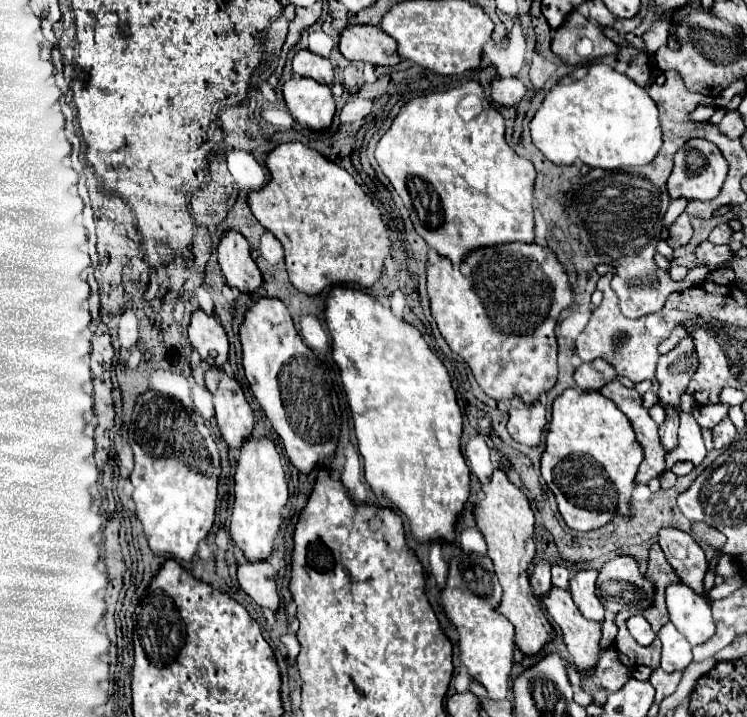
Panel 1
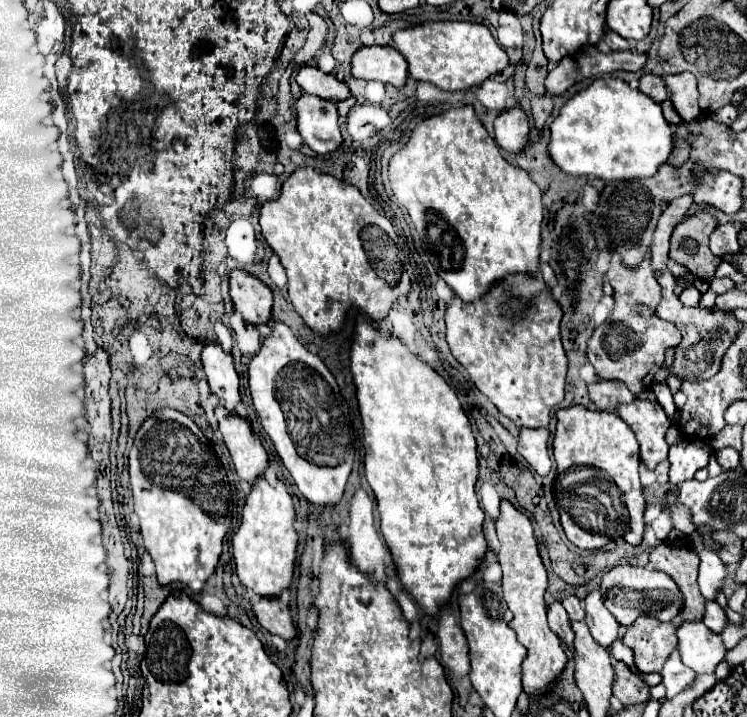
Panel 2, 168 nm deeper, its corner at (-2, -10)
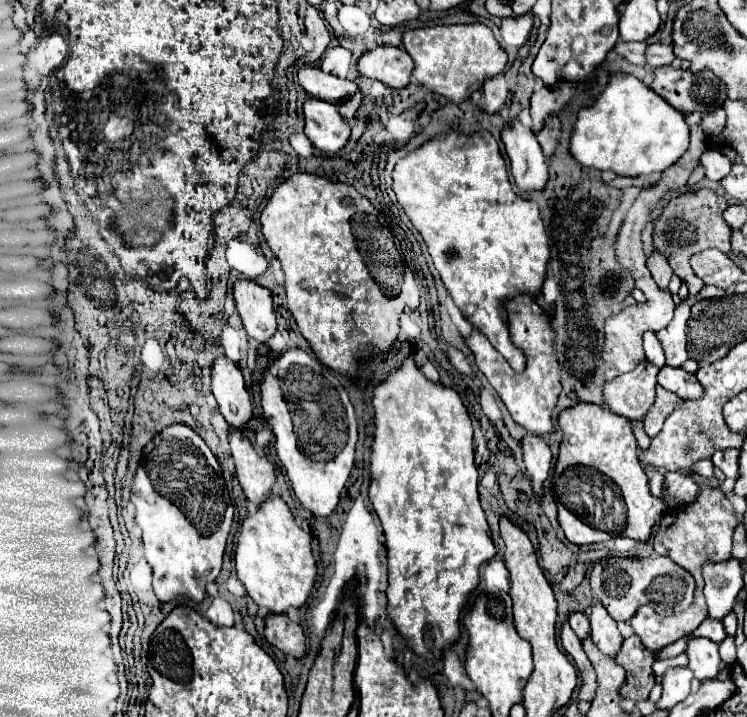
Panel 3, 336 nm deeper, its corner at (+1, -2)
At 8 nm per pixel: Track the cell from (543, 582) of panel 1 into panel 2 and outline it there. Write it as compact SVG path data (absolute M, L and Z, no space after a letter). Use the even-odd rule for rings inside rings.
M558 601L550 603L550 607L548 607L548 625L550 625L550 629L560 637L560 641L566 643L566 647L568 647L570 651L574 651L574 647L572 647L574 631L572 631L572 627L570 627L568 613L564 611L564 607L562 607Z

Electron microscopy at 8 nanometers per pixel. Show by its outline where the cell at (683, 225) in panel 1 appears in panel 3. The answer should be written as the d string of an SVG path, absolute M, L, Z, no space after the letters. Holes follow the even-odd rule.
M699 189L699 191L689 191L679 197L675 197L661 213L661 217L655 221L653 229L653 243L655 247L669 259L671 269L675 275L679 275L683 281L687 281L689 293L697 293L705 283L695 275L691 269L691 257L699 251L705 251L709 247L717 247L721 253L729 253L731 245L731 229L723 221L723 211L727 209L725 197L713 193L711 189Z

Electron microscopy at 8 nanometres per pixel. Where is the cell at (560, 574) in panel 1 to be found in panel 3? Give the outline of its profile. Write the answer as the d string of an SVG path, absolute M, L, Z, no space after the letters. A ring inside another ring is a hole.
M573 611L569 615L569 623L571 623L571 627L573 627L573 631L577 633L579 639L585 639L585 635L589 635L589 619L587 619L587 613Z

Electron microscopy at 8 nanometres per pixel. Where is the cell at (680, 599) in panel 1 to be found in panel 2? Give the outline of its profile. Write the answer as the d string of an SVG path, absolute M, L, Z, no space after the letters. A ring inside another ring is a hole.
M682 623L676 631L678 651L682 663L696 673L714 673L716 665L724 659L726 647L720 635L714 635L702 623Z

